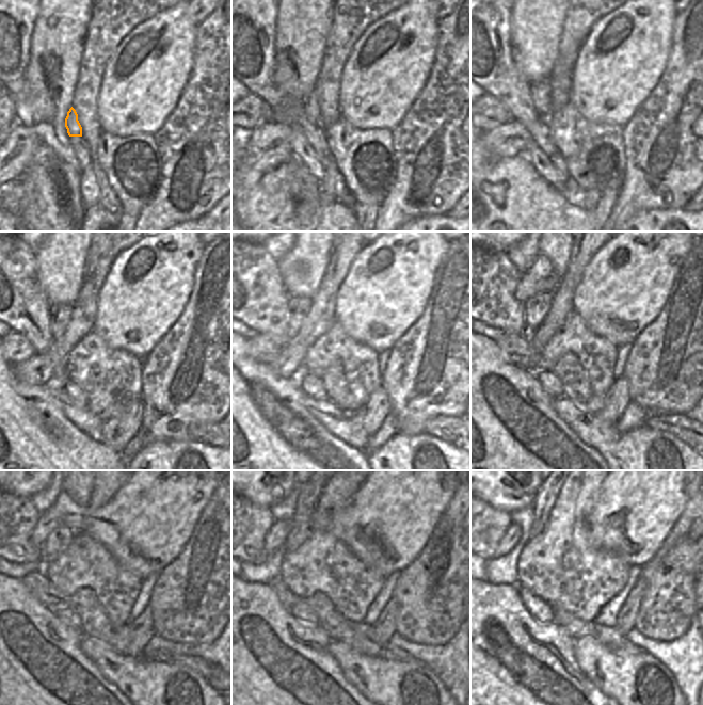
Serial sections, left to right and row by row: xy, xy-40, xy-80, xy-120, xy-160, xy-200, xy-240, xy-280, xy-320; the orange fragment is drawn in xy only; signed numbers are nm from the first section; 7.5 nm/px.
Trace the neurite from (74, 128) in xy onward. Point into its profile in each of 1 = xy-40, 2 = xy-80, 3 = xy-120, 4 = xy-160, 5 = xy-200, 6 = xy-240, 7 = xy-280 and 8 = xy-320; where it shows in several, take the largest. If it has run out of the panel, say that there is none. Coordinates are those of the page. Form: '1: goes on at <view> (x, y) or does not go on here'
1: goes on at xy-40 (310, 106)
2: goes on at xy-80 (540, 92)
3: goes on at xy-120 (60, 316)
4: goes on at xy-160 (299, 307)
5: goes on at xy-200 (536, 308)
6: goes on at xy-240 (60, 539)
7: goes on at xy-280 (309, 492)
8: goes on at xy-320 (548, 492)

